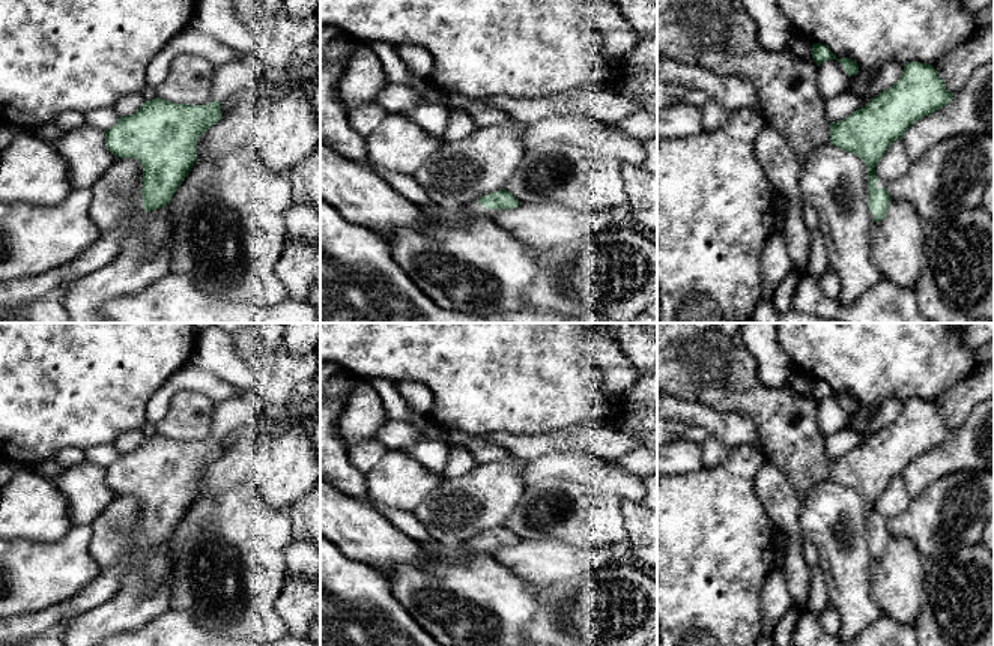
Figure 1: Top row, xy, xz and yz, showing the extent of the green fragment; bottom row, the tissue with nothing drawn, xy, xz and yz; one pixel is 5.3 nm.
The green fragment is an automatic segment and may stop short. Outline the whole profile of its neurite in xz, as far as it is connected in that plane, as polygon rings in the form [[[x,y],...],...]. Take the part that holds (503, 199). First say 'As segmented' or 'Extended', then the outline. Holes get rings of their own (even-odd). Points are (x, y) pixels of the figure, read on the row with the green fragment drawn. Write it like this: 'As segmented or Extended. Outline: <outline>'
Extended. Outline: [[[501,189],[474,200],[466,207],[477,215],[492,218],[498,210],[514,209],[519,204],[508,191]]]

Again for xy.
Extended. Outline: [[[156,96],[104,132],[105,146],[116,158],[134,158],[143,167],[138,213],[170,203],[197,159],[198,137],[221,117],[220,101],[186,105]]]

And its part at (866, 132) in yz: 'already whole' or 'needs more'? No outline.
needs more

